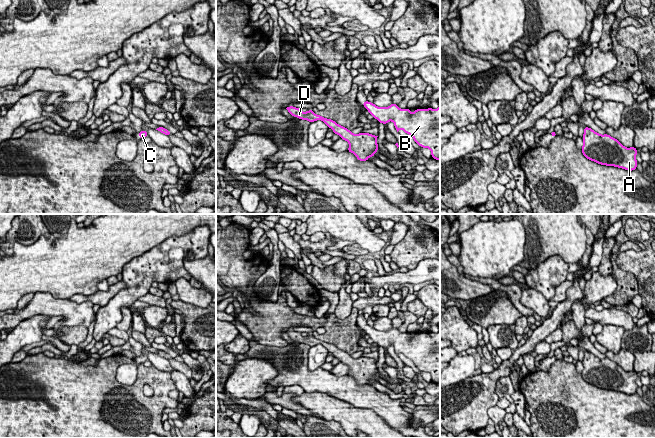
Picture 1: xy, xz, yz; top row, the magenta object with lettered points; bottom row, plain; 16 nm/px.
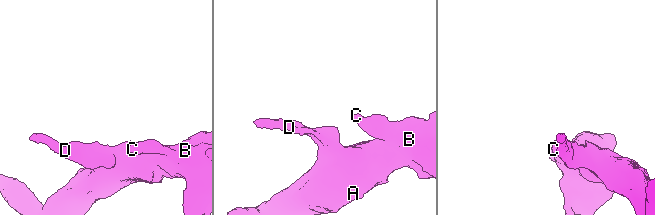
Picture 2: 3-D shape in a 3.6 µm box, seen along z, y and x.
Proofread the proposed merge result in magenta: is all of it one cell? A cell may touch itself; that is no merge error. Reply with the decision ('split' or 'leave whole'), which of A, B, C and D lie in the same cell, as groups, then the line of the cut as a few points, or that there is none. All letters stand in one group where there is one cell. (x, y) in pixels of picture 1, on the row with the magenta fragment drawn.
leave whole; groups A B C D; cut none

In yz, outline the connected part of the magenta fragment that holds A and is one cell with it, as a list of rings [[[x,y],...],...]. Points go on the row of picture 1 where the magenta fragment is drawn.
[[[584,127],[582,154],[587,159],[601,165],[614,166],[633,171],[637,169],[637,149],[624,147],[608,134],[601,135],[589,127]]]

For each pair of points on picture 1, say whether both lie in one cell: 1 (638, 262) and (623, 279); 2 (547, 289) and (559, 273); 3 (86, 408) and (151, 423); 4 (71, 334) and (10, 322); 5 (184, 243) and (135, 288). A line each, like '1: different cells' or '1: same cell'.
1: different cells
2: same cell
3: same cell
4: different cells
5: same cell

